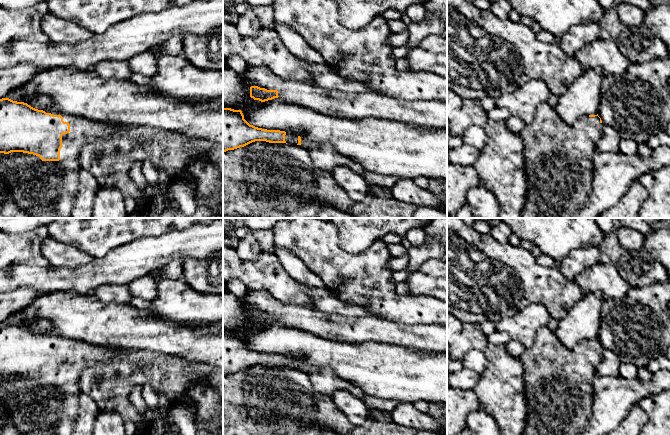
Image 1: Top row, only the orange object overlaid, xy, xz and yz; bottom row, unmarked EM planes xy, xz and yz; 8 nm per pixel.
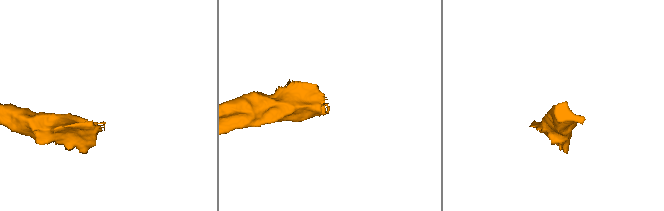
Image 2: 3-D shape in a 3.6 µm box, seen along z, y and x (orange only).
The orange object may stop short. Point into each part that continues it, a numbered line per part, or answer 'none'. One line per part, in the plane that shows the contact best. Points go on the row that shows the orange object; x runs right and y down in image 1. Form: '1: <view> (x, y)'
1: xy (44, 189)

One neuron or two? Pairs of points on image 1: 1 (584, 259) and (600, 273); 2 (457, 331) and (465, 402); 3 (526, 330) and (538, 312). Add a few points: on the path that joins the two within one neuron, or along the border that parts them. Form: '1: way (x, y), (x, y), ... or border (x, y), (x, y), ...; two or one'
1: border (599, 261), (581, 270), (573, 279); two
2: border (472, 390), (481, 408); two
3: way (526, 326), (534, 316); one

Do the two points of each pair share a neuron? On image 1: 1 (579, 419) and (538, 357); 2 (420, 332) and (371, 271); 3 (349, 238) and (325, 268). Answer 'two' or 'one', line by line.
1: one
2: two
3: two

